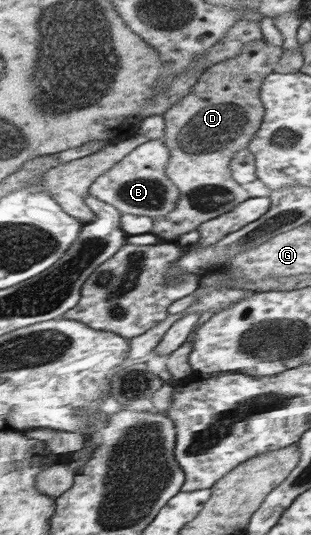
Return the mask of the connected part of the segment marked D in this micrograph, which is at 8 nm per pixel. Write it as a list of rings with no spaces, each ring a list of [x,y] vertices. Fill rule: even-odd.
[[[263,39],[252,40],[233,60],[210,67],[188,94],[162,114],[166,126],[164,142],[169,148],[165,174],[179,190],[179,197],[170,212],[153,219],[150,233],[162,238],[161,242],[177,241],[178,236],[195,230],[208,218],[232,210],[249,197],[233,179],[229,163],[238,150],[248,147],[261,128],[266,112],[260,99],[262,80],[274,71],[279,59],[280,47]]]

